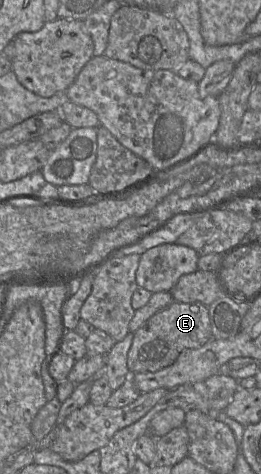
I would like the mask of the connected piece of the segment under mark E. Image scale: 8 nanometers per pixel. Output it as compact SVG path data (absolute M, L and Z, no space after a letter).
M173 302L150 317L133 333L127 357L129 372L135 374L159 371L173 364L183 350L199 348L212 338L208 306L199 302Z

